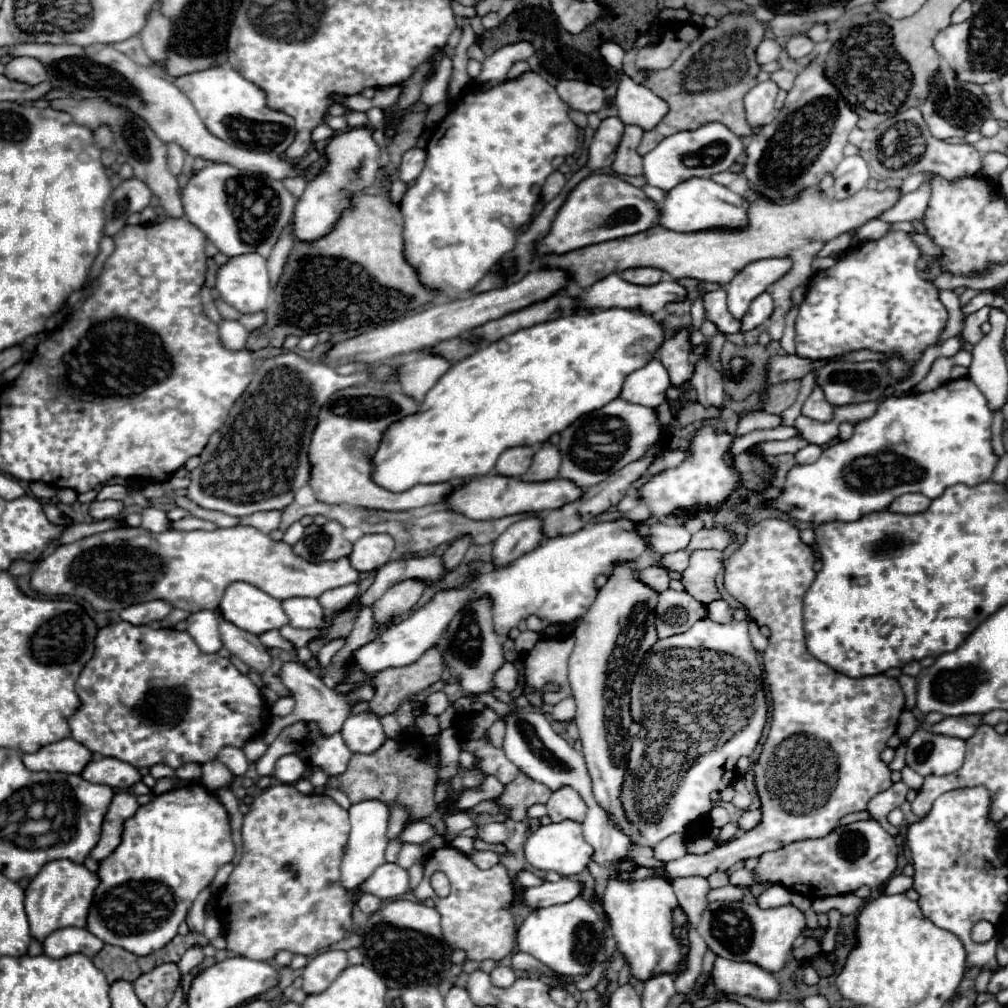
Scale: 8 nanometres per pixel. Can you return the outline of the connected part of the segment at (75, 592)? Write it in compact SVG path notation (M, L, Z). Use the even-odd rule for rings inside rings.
M231 527L231 529L213 529L213 531L163 531L151 533L147 529L113 529L105 533L97 533L85 539L79 539L69 545L61 545L55 553L41 559L37 569L31 573L31 589L39 595L57 597L69 595L79 597L91 603L95 611L123 611L127 605L137 605L143 601L163 599L173 607L185 611L201 611L201 609L217 609L223 591L235 583L245 581L263 589L263 593L275 599L289 599L289 597L319 597L323 591L343 587L349 583L359 581L359 571L351 567L349 559L343 557L335 563L307 563L299 555L293 553L291 545L283 541L271 541L269 535L253 527ZM205 581L211 583L211 599L201 601L197 597L197 585Z

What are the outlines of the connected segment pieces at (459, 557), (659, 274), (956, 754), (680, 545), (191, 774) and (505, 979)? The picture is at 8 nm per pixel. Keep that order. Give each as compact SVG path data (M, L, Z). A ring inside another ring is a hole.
M469 537L457 539L457 541L453 541L453 543L449 545L449 549L447 549L445 555L443 555L445 573L451 573L451 571L455 571L455 569L459 567L459 563L463 561L463 555L465 555L465 551L469 549L469 545L471 545Z
M637 267L637 269L627 269L619 277L623 277L629 283L635 285L657 285L659 281L665 279L665 273L653 267Z
M919 727L907 743L907 765L917 771L919 775L927 777L927 775L947 775L957 771L963 765L963 757L965 757L965 741L957 739L957 737L947 737L947 735L935 735L923 727Z
M661 521L653 527L643 527L643 535L649 539L649 547L659 553L673 553L679 549L687 549L687 541L691 541L691 533L685 527L671 525L671 521Z
M199 763L181 765L181 767L177 769L177 777L179 777L179 779L185 779L185 781L199 779L199 777L201 777L201 765L199 765Z
M495 967L491 971L491 983L497 985L497 987L509 987L509 985L513 985L515 979L517 977L515 977L511 967Z

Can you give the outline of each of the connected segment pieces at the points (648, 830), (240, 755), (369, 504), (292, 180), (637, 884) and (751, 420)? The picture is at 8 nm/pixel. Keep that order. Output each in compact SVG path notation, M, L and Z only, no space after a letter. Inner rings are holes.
M701 619L689 631L685 631L681 635L671 635L671 637L659 639L647 651L647 657L643 657L643 663L641 663L641 667L639 667L635 679L633 679L633 685L631 685L631 715L633 715L633 721L643 725L643 727L641 727L641 733L635 737L631 753L629 753L629 771L627 771L627 777L625 777L625 783L623 783L621 801L623 801L623 807L627 811L629 821L633 825L637 825L637 829L643 835L643 841L647 845L653 847L661 839L669 837L671 833L685 831L685 829L689 831L691 825L697 825L699 821L703 821L709 815L709 811L711 811L709 793L727 789L733 783L733 779L735 779L735 763L737 763L737 759L743 757L743 755L749 757L753 753L753 749L757 747L761 731L763 731L763 725L767 721L767 705L765 705L765 691L763 691L763 685L761 685L763 669L759 671L757 655L755 655L755 665L753 665L753 655L755 653L753 653L753 645L751 645L749 631L747 631L747 621L731 621L729 625L719 625L719 623L713 623L711 619Z
M223 747L223 749L219 751L217 759L219 759L221 763L225 763L237 777L243 775L243 773L247 771L247 765L249 765L245 753L243 753L241 749L237 749L237 747Z
M355 385L351 389L339 389L323 405L315 433L311 435L309 461L311 477L309 485L315 491L317 499L331 505L357 505L365 509L383 509L383 511L403 511L411 507L425 507L443 503L453 483L437 485L415 485L403 493L391 493L371 481L371 457L381 441L381 433L405 415L417 411L417 403L403 395L393 385Z
M287 177L287 179L283 179L283 185L285 185L295 197L299 197L299 195L303 193L305 185L307 185L307 179L305 179L305 177Z
M611 865L607 877L607 889L603 895L603 909L609 915L617 947L623 953L623 957L631 963L631 973L639 981L647 981L651 975L661 971L677 973L677 963L689 951L687 941L689 927L685 927L683 945L679 945L671 935L673 929L671 911L673 907L677 907L673 889L663 877L647 877L643 881L619 879L619 873L629 873L631 869L637 869L637 865Z
M751 413L745 419L739 421L735 437L741 437L745 433L751 433L755 429L773 429L779 425L779 417L777 415L767 415L767 413Z

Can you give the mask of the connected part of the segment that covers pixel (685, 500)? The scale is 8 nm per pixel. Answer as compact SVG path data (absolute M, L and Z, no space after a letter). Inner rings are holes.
M711 427L697 431L689 439L691 457L685 463L681 463L677 469L669 469L669 471L655 475L639 491L639 495L649 503L651 513L663 519L663 517L673 515L675 511L685 511L687 507L691 507L695 503L707 503L707 505L719 507L719 503L725 501L725 497L731 495L735 491L735 487L741 483L739 473L731 467L731 461L727 463L727 459L725 459L725 453L731 447L731 443L733 443L731 435L727 435L727 433L717 435Z

